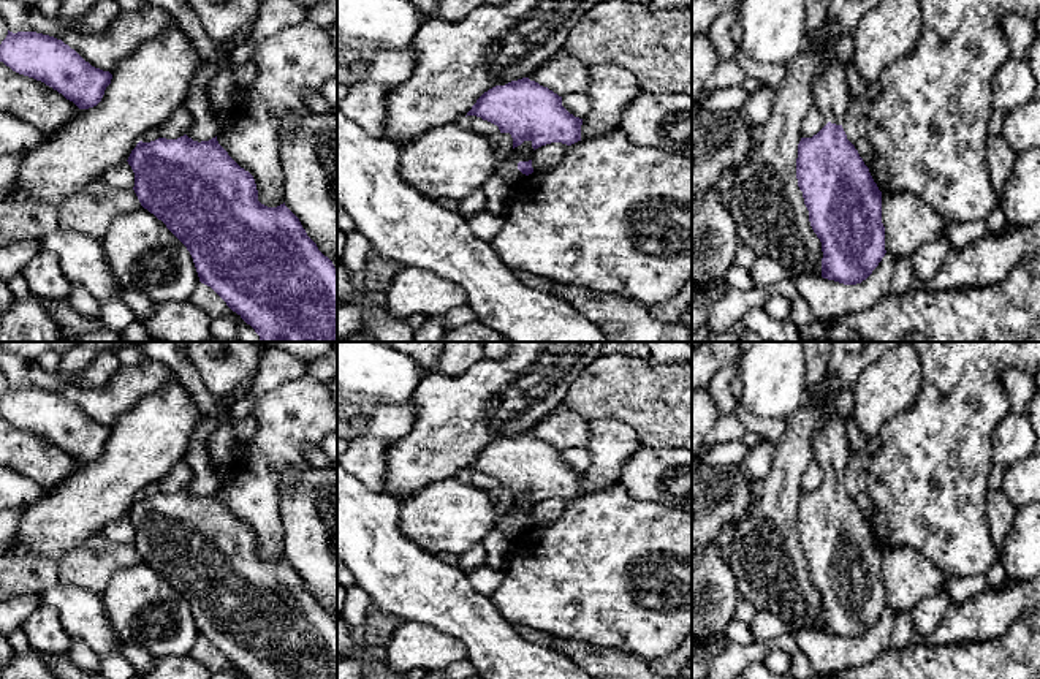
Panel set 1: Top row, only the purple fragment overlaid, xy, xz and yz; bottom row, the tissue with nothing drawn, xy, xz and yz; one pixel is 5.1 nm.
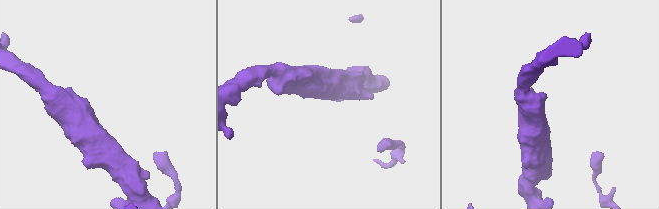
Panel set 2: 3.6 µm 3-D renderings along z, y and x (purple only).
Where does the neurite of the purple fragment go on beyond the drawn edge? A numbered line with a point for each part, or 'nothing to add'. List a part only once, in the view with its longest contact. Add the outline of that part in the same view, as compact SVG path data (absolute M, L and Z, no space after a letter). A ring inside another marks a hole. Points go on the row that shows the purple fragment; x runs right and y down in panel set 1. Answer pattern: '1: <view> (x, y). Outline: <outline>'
1: yz (830, 89). Outline: M836 46L825 51L826 66L812 81L814 106L826 122L844 125L848 104L845 65L837 59Z

